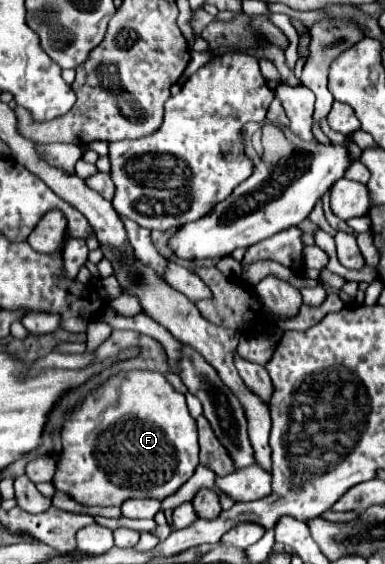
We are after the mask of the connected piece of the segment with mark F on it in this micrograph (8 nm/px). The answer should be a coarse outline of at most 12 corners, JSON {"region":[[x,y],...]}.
{"region":[[161,372],[65,418],[53,486],[85,506],[175,494],[197,424]]}

